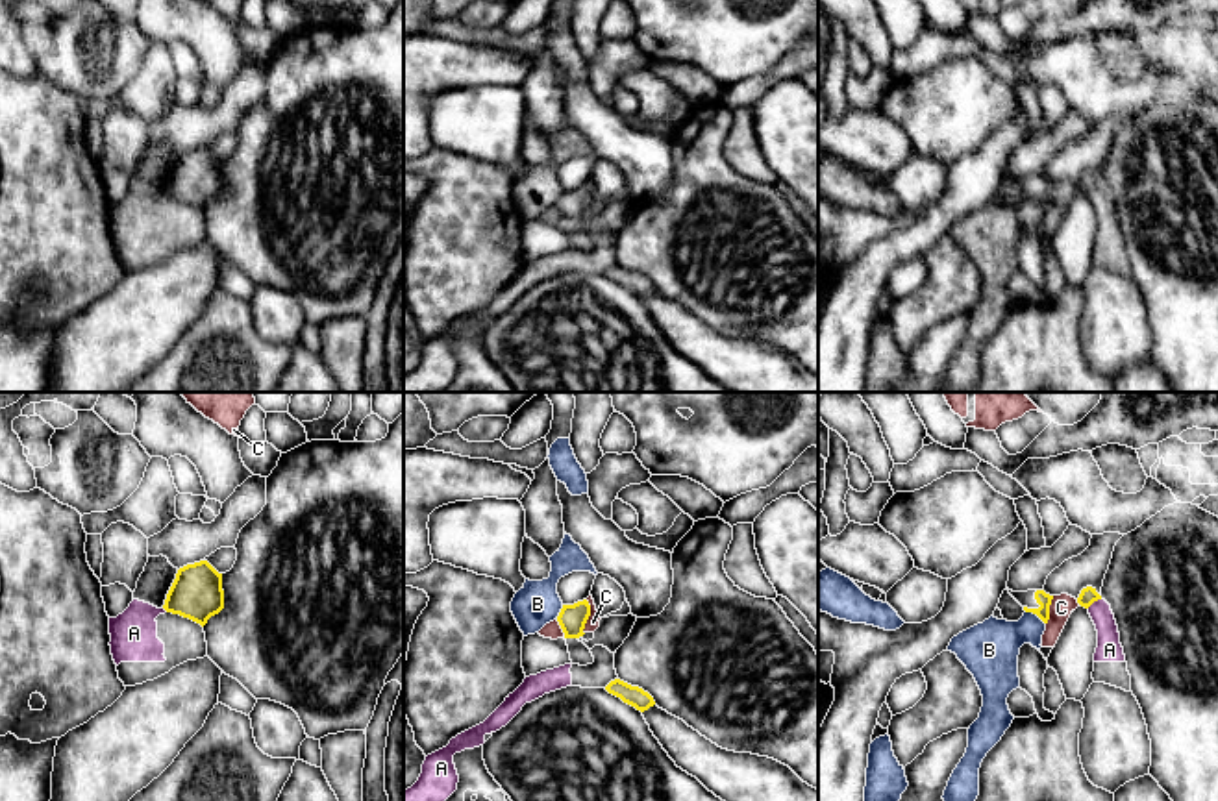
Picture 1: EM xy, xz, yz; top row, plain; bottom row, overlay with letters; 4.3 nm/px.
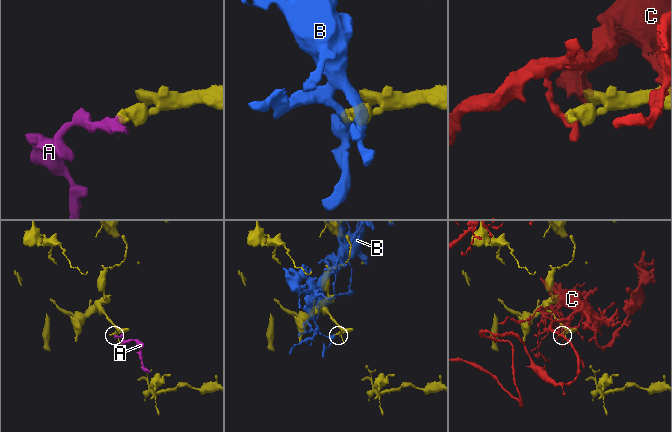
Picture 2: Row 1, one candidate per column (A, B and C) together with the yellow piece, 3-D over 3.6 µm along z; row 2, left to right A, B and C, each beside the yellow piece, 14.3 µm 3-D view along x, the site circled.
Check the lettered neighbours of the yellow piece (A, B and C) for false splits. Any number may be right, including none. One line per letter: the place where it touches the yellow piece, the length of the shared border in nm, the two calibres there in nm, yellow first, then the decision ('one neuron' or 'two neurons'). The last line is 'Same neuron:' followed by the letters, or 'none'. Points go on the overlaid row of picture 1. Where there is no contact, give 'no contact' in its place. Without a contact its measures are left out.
A: yz (1093, 602) | 80 nm | 70/110 nm | two neurons
B: yz (1035, 613) | 110 nm | 60/240 nm | two neurons
C: xz (589, 615) | 150 nm | 120/60 nm | two neurons
Same neuron: none

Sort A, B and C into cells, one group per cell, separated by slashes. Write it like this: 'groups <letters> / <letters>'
groups A / B / C

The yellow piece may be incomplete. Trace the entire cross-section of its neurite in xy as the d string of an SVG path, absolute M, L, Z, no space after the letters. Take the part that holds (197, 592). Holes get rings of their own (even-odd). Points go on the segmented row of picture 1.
M207 561L180 568L163 609L204 627L224 609L222 573Z

